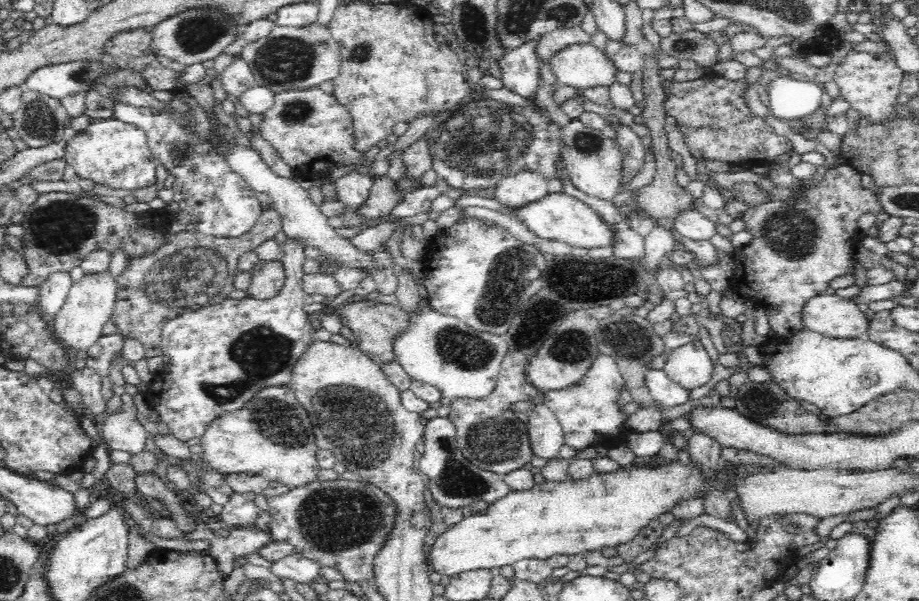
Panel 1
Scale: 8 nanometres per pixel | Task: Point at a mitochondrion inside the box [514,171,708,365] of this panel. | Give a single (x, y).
(586, 281)

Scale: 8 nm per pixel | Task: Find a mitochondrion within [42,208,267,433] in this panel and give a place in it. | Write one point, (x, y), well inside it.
(190, 271)

